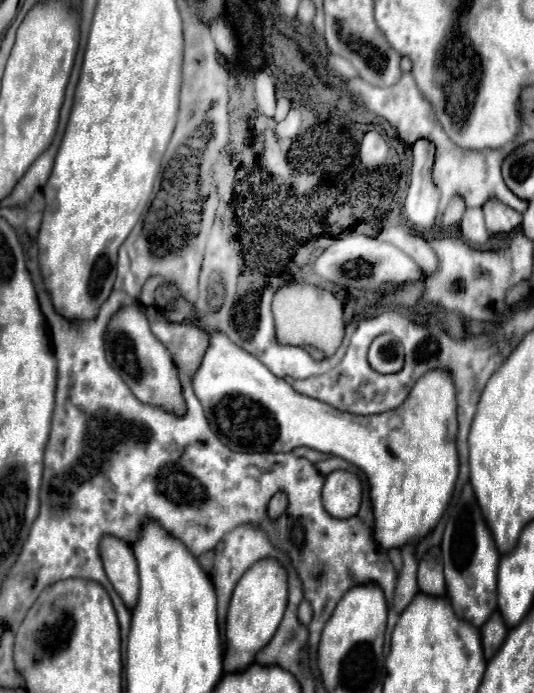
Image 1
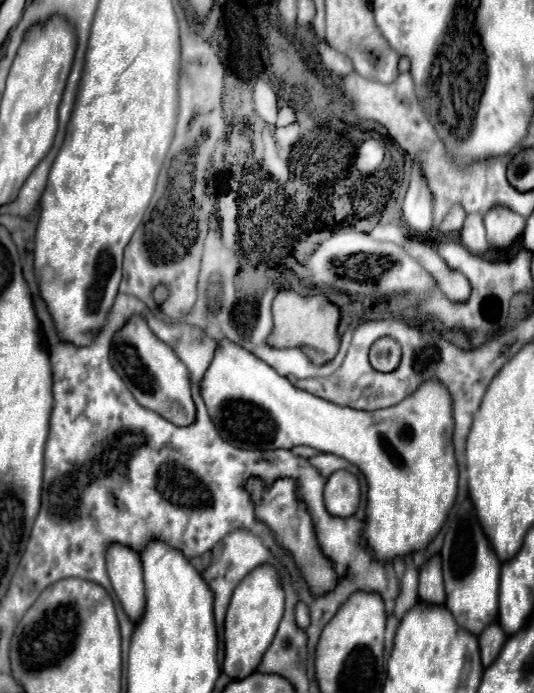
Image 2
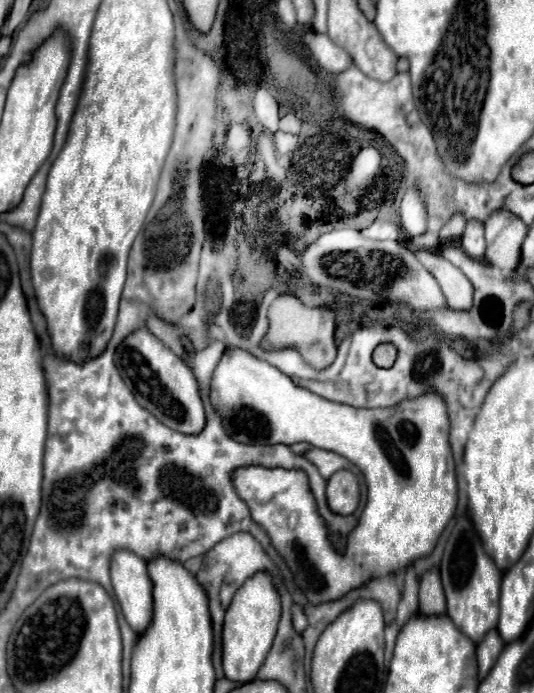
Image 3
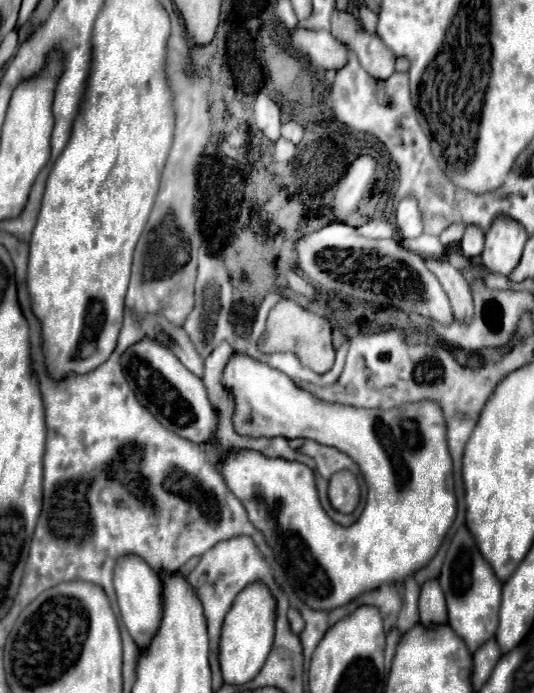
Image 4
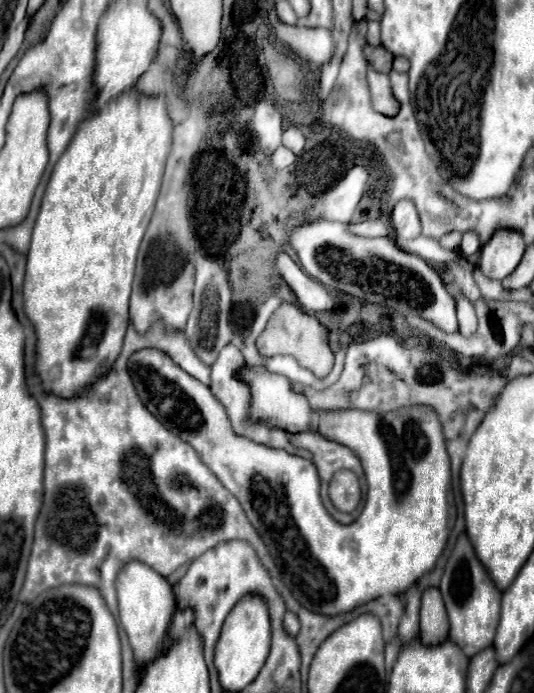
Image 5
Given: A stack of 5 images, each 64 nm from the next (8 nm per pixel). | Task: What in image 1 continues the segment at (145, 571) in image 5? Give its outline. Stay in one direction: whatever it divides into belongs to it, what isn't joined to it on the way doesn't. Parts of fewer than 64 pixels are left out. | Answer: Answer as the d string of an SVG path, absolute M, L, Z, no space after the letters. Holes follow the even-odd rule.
M102 536L100 558L104 564L104 572L112 582L114 590L120 594L128 610L134 610L140 588L138 588L136 558L130 546L116 536Z

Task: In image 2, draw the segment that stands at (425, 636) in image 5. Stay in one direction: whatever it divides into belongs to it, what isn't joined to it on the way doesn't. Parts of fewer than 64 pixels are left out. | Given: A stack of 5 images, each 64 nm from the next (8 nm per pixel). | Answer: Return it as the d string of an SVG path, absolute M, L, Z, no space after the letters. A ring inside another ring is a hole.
M432 556L418 574L418 596L428 604L444 604L444 580L440 556Z

